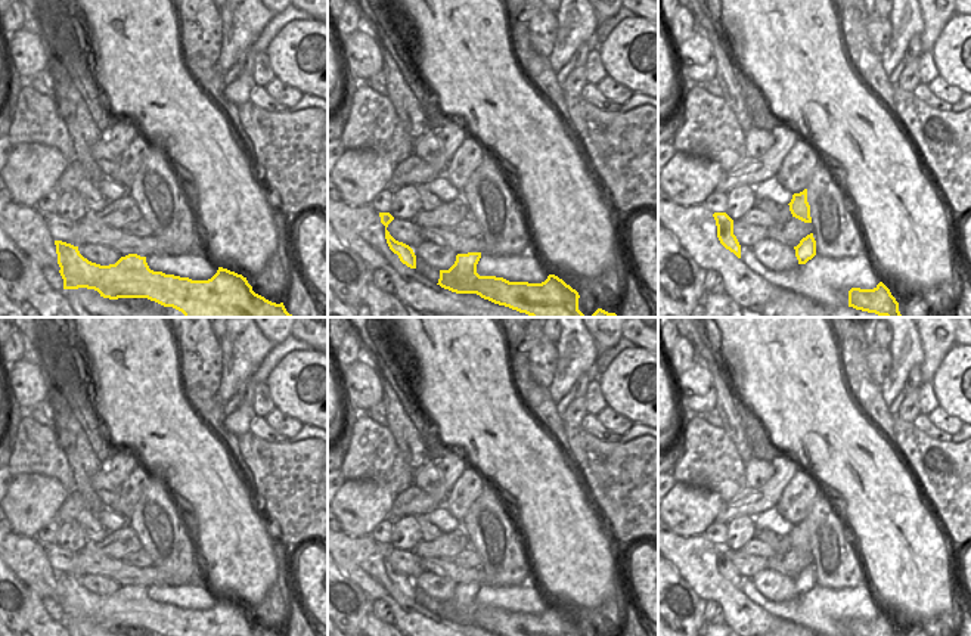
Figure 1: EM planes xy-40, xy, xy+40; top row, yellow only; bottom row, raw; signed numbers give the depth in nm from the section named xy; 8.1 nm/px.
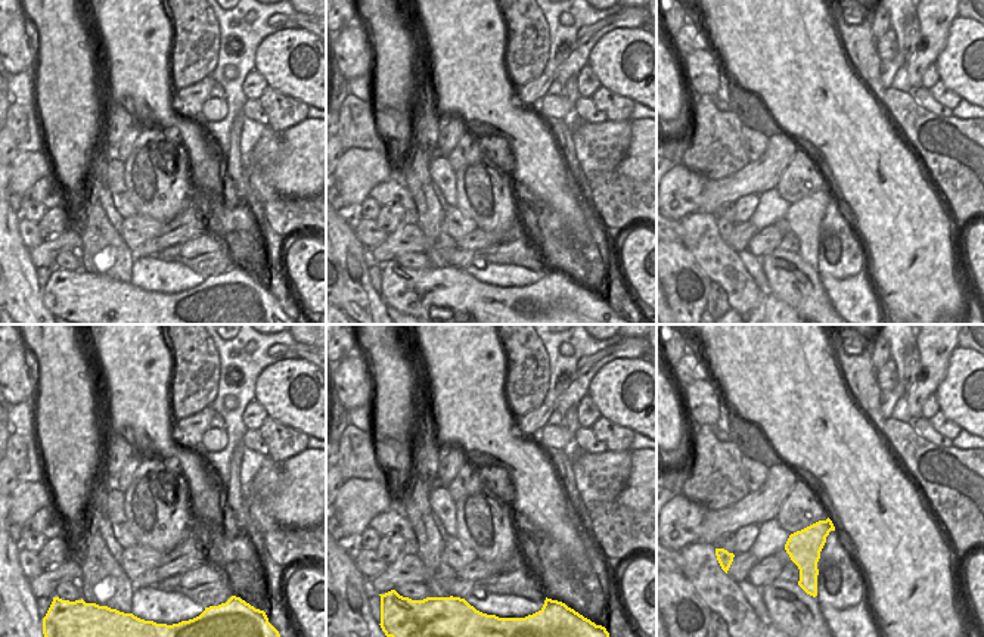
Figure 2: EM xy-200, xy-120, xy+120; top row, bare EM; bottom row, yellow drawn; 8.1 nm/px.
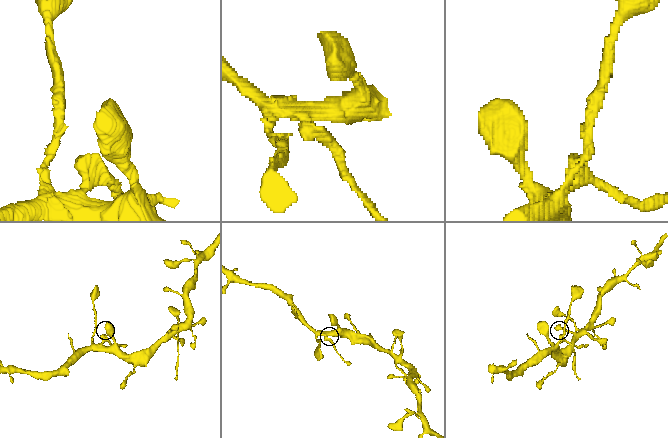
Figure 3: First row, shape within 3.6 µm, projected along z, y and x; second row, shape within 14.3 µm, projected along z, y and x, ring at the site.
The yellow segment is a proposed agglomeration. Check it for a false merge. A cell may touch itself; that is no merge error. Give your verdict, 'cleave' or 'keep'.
keep

